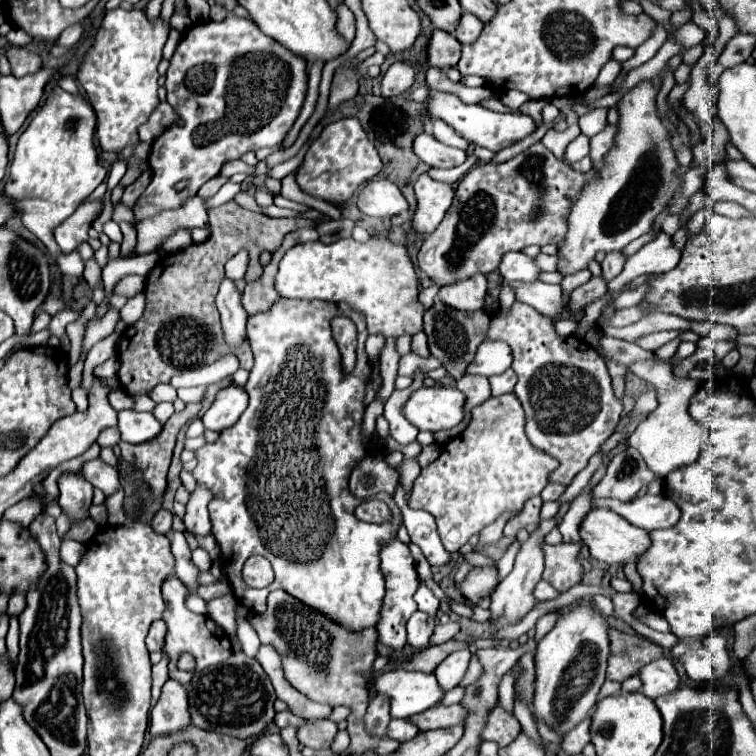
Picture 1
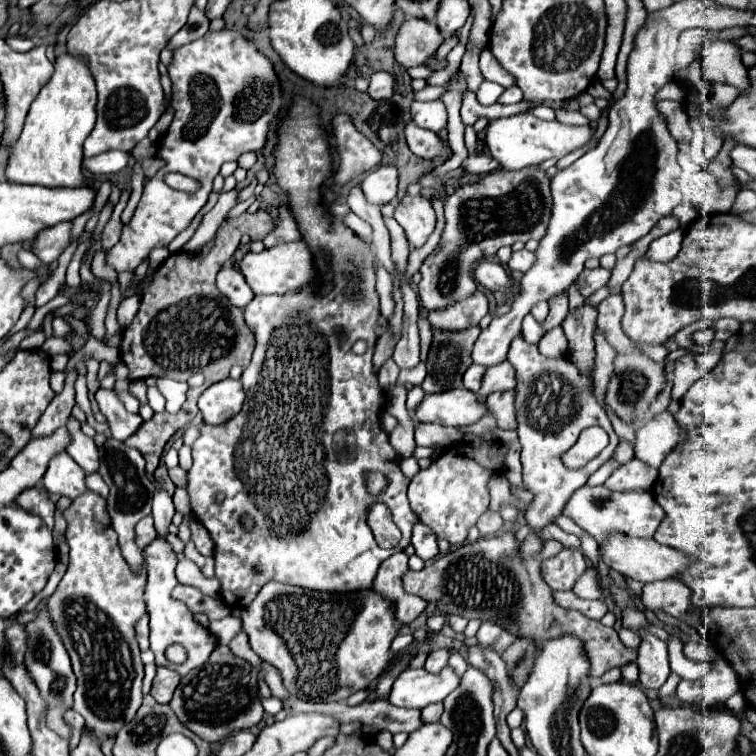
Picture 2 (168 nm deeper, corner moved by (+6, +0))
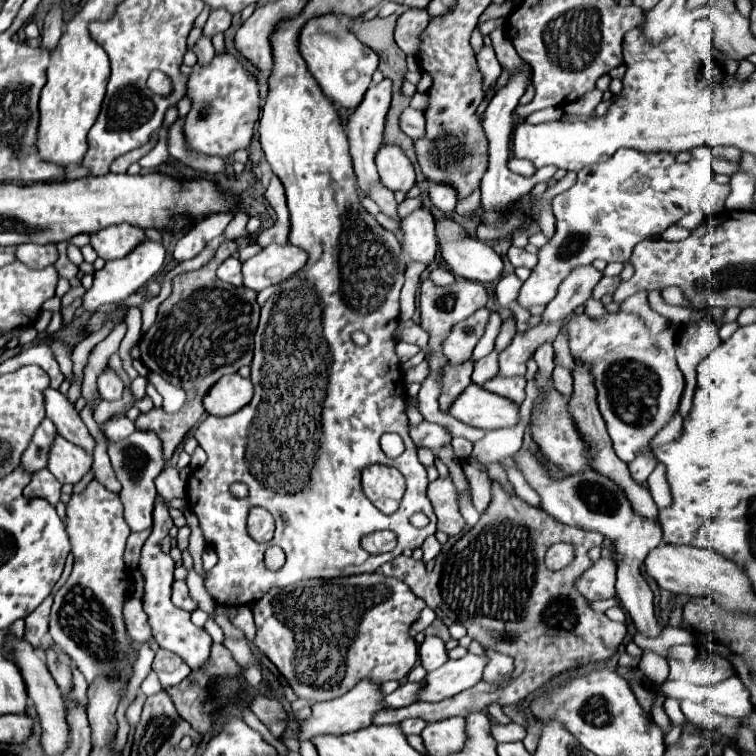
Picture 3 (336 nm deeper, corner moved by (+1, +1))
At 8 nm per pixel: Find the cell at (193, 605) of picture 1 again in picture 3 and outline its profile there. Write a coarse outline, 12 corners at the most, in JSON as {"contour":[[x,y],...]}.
{"contour":[[243,606],[231,618],[231,624],[239,628],[251,642],[255,638],[255,622],[251,608]]}

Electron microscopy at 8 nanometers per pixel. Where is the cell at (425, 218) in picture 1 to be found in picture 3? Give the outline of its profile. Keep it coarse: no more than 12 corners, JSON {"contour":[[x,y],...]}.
{"contour":[[427,206],[401,220],[403,248],[429,264],[437,252],[435,218]]}

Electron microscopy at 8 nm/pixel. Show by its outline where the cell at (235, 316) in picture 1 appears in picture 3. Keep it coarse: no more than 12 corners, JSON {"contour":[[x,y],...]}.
{"contour":[[227,258],[217,276],[233,286],[243,286],[239,258]]}

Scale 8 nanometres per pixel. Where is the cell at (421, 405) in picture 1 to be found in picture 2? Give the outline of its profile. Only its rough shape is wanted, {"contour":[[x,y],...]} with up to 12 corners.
{"contour":[[458,387],[426,395],[420,423],[472,425],[490,411]]}

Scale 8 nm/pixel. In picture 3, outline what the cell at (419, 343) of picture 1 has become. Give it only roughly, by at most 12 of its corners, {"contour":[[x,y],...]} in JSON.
{"contour":[[429,352],[423,364],[405,372],[405,382],[423,382],[429,376]]}

